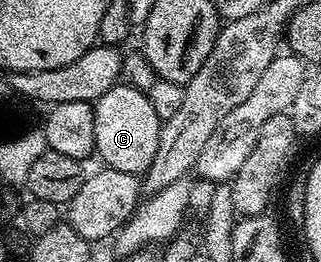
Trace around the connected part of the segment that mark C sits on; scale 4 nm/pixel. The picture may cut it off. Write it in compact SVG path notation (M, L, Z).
M119 82L114 85L112 90L108 90L108 94L104 94L99 100L94 101L94 121L96 122L96 142L94 143L94 150L97 159L102 159L101 163L107 168L115 168L116 170L124 170L124 174L132 174L133 176L141 177L148 170L148 166L152 166L152 158L156 155L156 146L160 146L160 130L164 121L158 117L156 110L152 110L152 102L149 95L140 89L134 89L132 85Z

